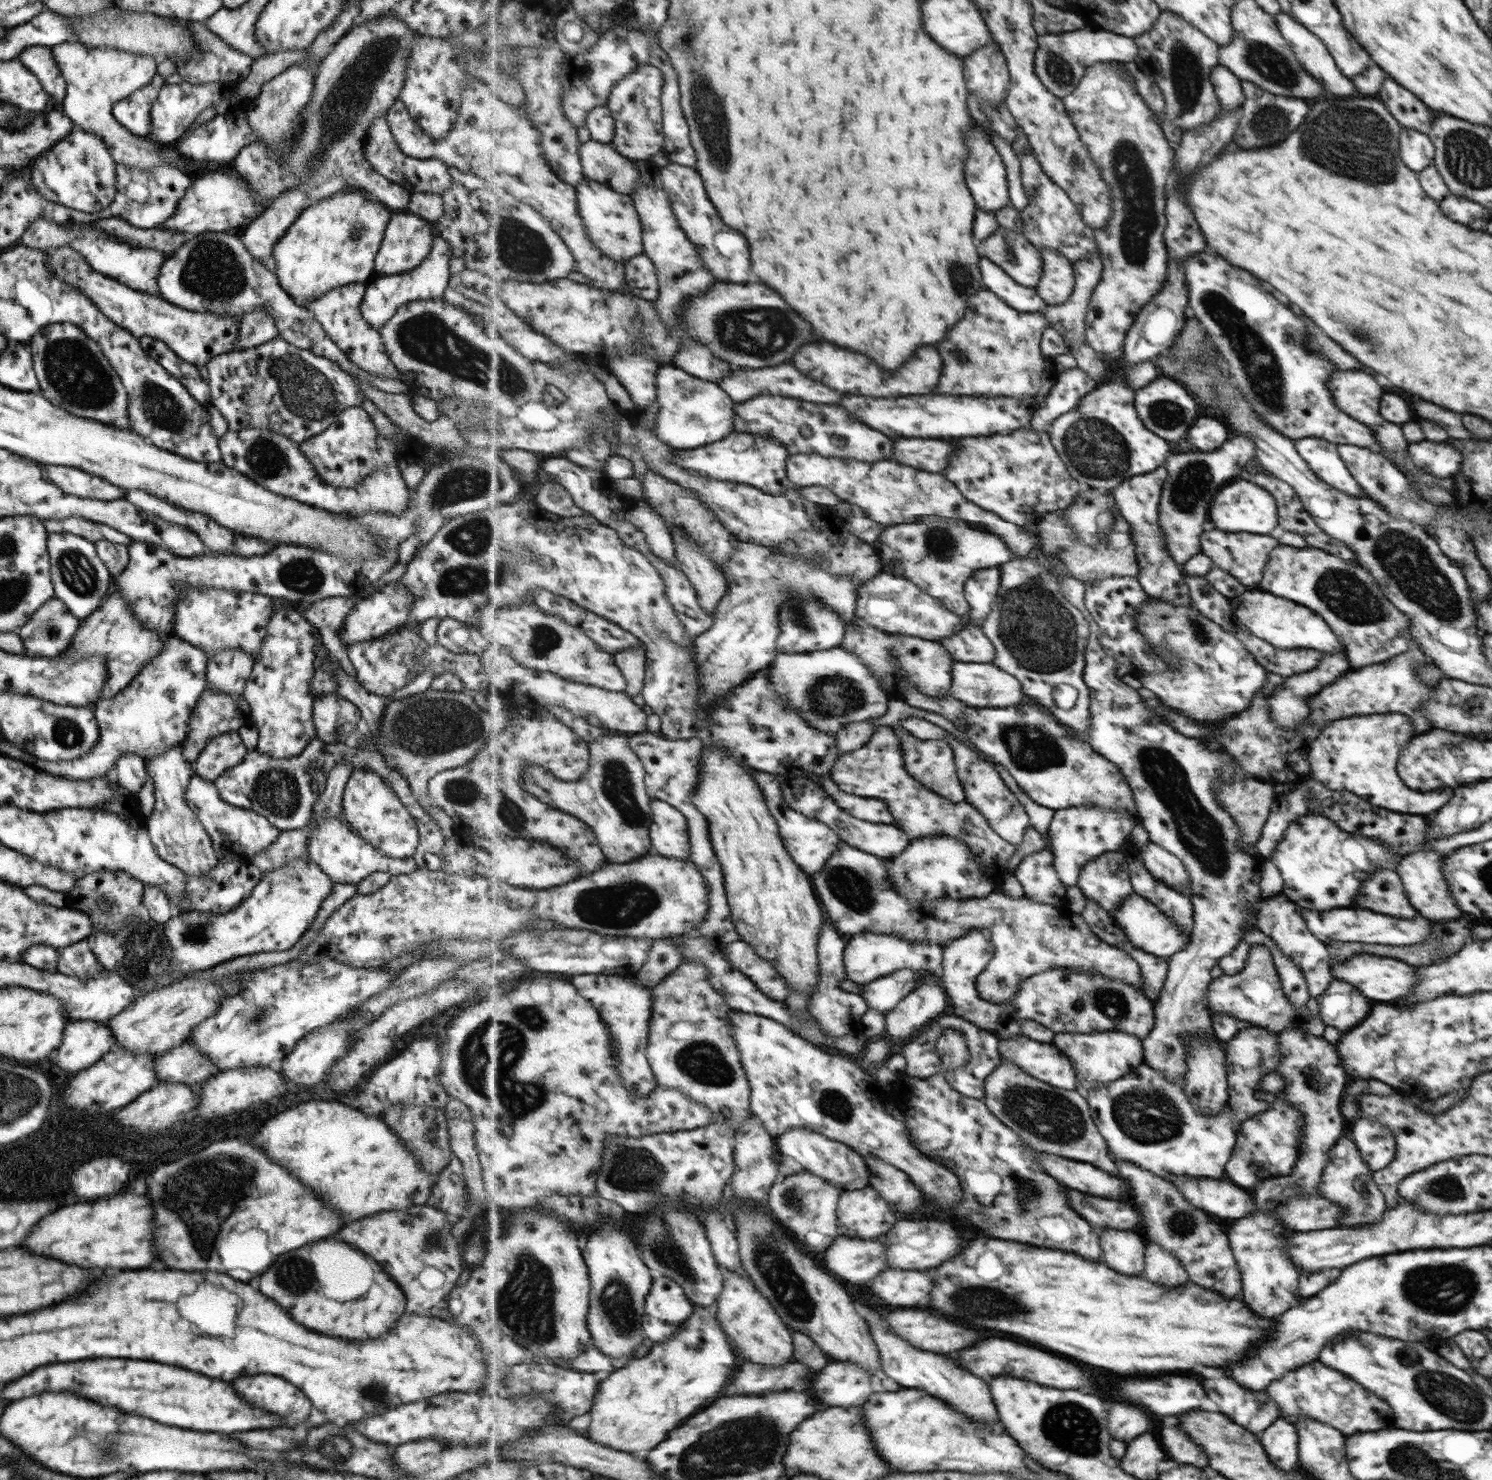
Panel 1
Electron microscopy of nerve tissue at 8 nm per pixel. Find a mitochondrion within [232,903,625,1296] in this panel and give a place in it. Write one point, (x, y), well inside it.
(488, 1065)

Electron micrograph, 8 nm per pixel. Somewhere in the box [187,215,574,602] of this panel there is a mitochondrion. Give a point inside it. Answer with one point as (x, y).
(424, 337)

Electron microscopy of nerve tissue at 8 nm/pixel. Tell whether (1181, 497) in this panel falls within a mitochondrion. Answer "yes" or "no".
yes

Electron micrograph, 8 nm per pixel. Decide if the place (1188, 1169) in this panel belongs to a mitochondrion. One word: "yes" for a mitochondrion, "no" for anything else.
no

